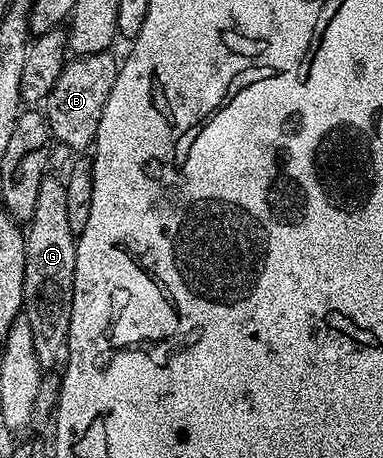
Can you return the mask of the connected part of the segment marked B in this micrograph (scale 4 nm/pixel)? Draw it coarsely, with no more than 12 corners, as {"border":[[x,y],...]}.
{"border":[[106,51],[66,62],[45,100],[56,142],[83,151],[120,69]]}

